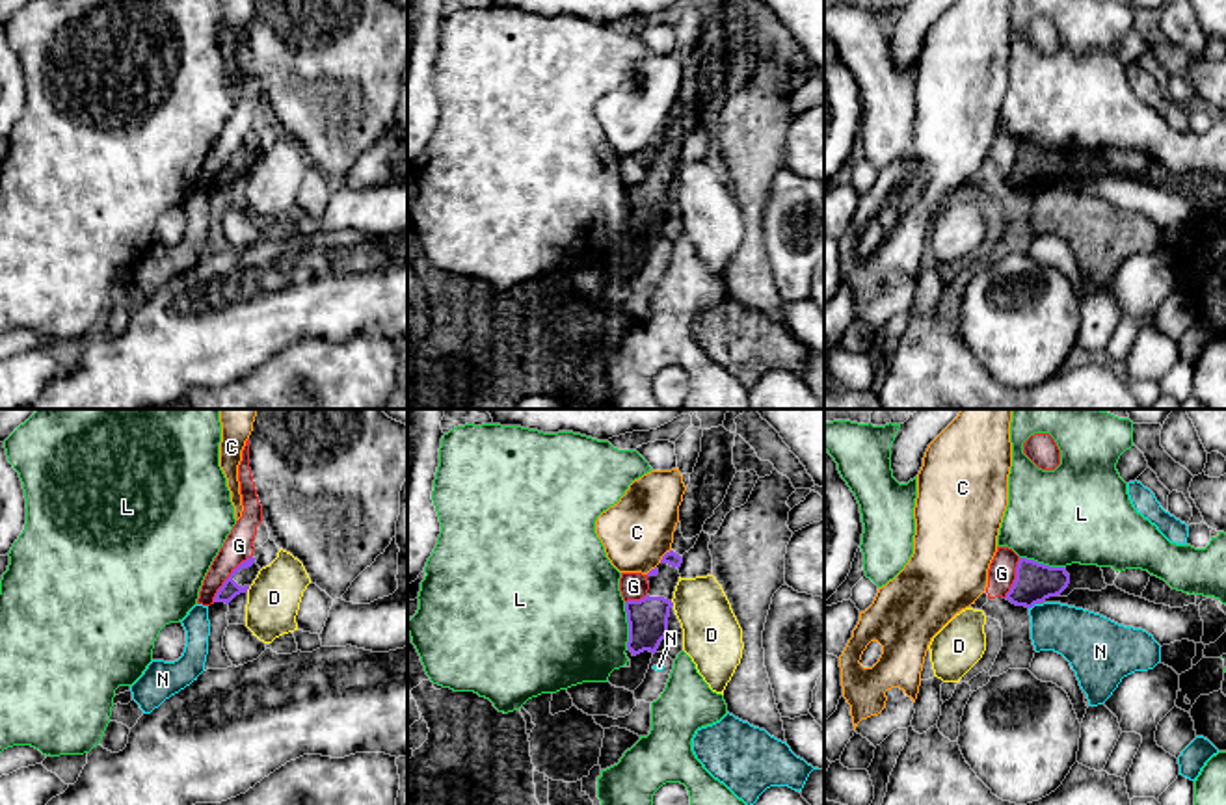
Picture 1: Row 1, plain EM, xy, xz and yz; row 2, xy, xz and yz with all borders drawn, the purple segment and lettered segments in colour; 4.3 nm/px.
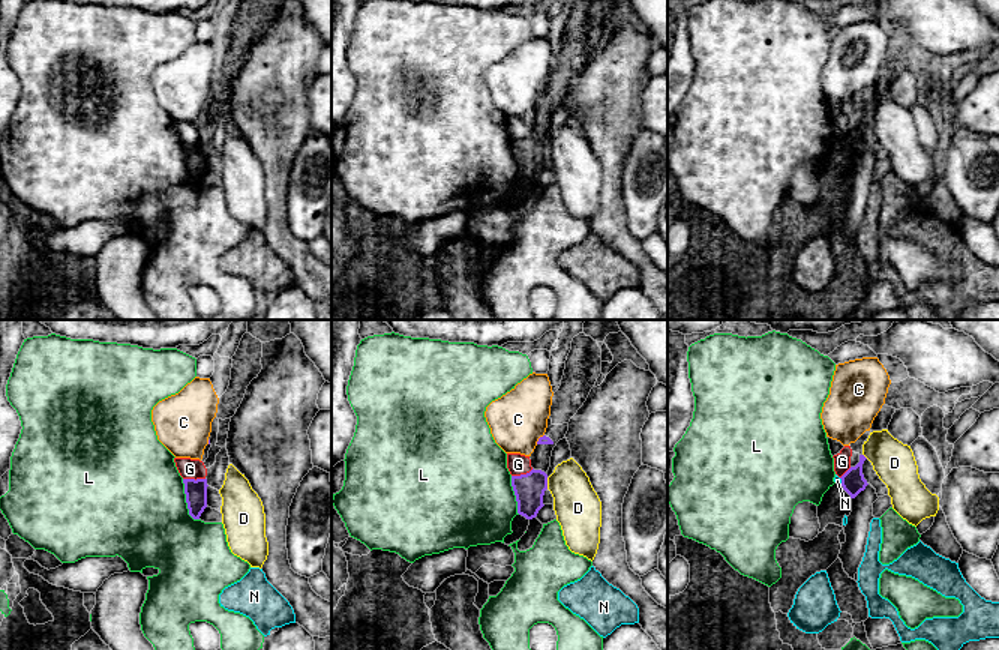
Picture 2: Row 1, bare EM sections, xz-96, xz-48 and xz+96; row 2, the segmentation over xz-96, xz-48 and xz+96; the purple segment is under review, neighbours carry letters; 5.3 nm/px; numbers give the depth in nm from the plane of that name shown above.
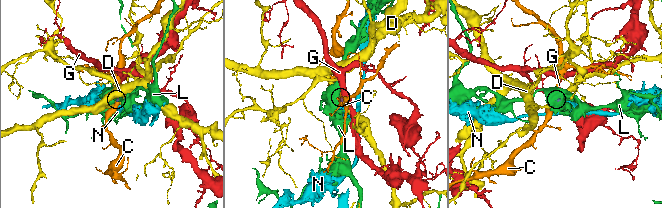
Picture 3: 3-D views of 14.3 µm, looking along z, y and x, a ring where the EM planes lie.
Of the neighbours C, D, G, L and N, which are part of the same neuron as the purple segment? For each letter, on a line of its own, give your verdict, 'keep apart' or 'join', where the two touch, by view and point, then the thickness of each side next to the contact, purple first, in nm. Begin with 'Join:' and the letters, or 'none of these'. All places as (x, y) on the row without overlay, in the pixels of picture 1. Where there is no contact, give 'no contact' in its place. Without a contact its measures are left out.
Join: none of these
C: keep apart; contact xz (663, 140); calibres 60 and 300 nm
D: keep apart; contact xy (248, 171); calibres 80 and 220 nm
G: keep apart; contact xy (229, 160); calibres 80 and 130 nm
L: keep apart; contact xz (629, 209); calibres 180 and 480 nm
N: keep apart; contact yz (1033, 188); calibres 170 and 240 nm

